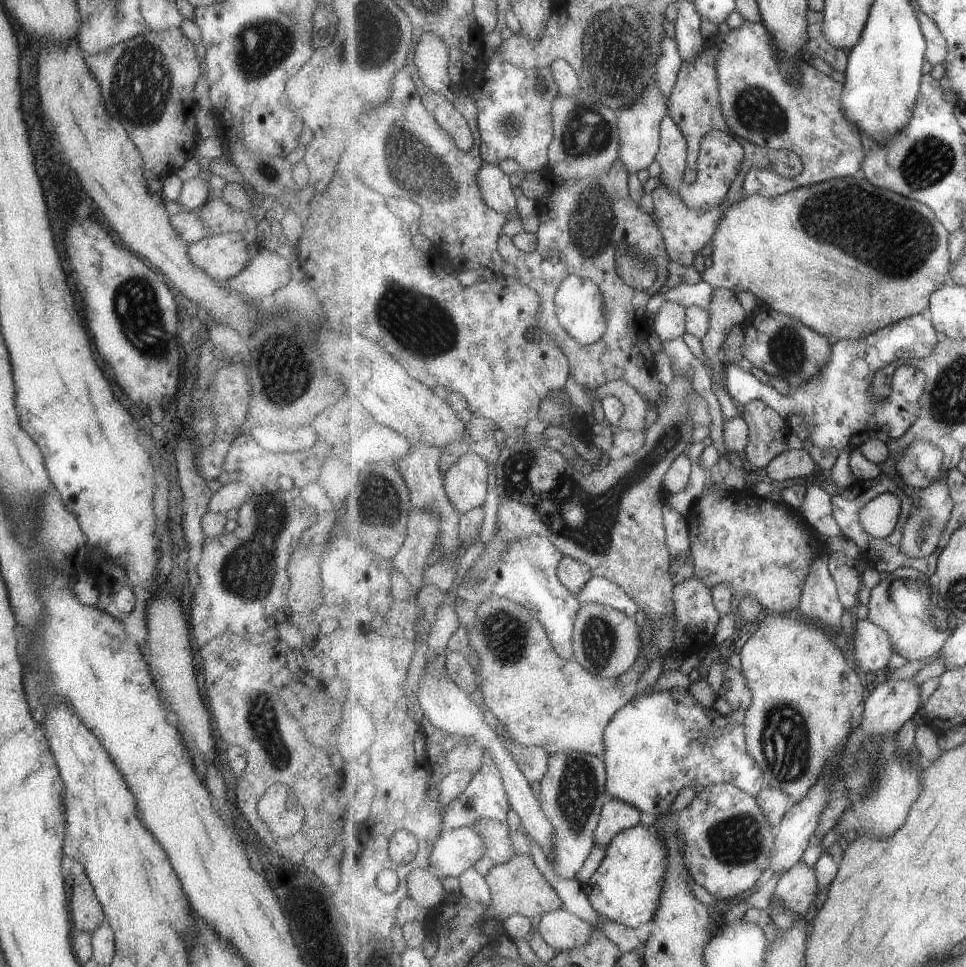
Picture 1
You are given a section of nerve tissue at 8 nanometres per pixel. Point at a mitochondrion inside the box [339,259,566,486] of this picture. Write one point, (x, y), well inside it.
(421, 324)

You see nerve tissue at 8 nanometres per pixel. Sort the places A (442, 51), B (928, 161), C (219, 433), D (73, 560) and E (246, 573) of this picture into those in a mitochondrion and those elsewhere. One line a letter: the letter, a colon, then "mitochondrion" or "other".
A: other
B: mitochondrion
C: other
D: mitochondrion
E: mitochondrion

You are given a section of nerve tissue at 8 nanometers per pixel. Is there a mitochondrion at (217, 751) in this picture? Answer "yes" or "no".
no

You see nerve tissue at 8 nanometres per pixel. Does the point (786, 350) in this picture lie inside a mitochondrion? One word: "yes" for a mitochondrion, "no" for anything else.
yes

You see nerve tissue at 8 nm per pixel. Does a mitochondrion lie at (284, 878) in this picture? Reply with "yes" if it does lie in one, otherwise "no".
no

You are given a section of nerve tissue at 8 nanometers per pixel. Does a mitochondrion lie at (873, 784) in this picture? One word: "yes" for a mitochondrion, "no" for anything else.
yes

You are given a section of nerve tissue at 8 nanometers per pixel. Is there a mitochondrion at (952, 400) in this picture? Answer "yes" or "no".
yes

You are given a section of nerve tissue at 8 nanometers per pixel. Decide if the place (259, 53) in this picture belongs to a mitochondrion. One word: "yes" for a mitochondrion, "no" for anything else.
yes

